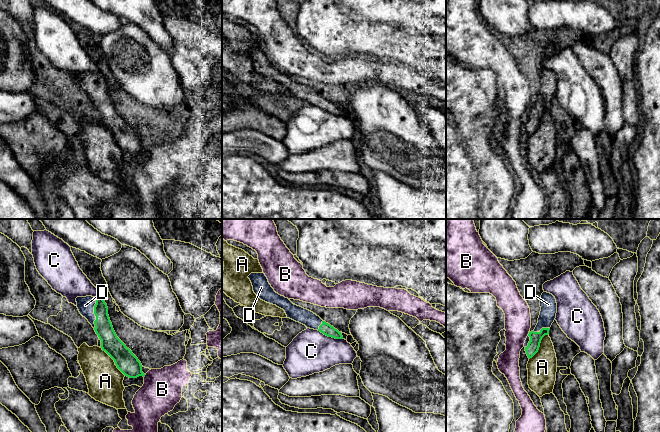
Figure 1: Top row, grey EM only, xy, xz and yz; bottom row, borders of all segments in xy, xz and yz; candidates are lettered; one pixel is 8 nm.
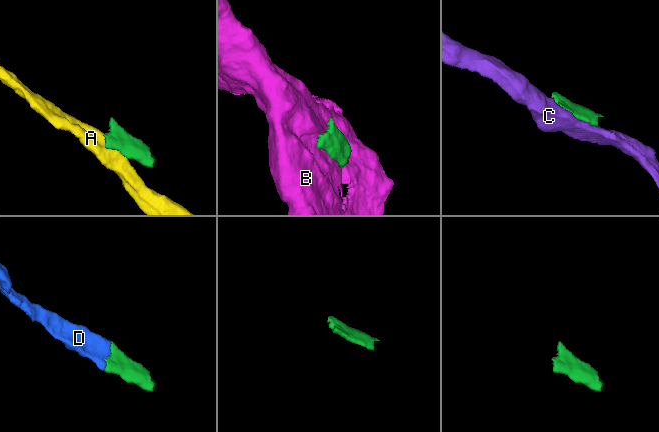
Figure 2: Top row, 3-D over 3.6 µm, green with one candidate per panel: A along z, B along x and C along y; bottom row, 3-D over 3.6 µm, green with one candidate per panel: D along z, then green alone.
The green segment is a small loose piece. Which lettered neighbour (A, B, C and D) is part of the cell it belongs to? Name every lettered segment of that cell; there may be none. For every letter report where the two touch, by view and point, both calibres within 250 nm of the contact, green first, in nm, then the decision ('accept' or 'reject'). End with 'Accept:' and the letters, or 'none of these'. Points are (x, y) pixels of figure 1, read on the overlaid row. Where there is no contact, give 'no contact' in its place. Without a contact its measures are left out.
A: meets green in xy at (114, 361); 170 nm thick on the green side, 280 nm on the other; reject
B: meets green in yz at (528, 334); 100 nm thick on the green side, 200 nm on the other; reject
C: meets green in xz at (330, 336); 90 nm thick on the green side, 340 nm on the other; reject
D: meets green in xy at (94, 313); 140 nm thick on the green side, 140 nm on the other; accept
Accept: D

